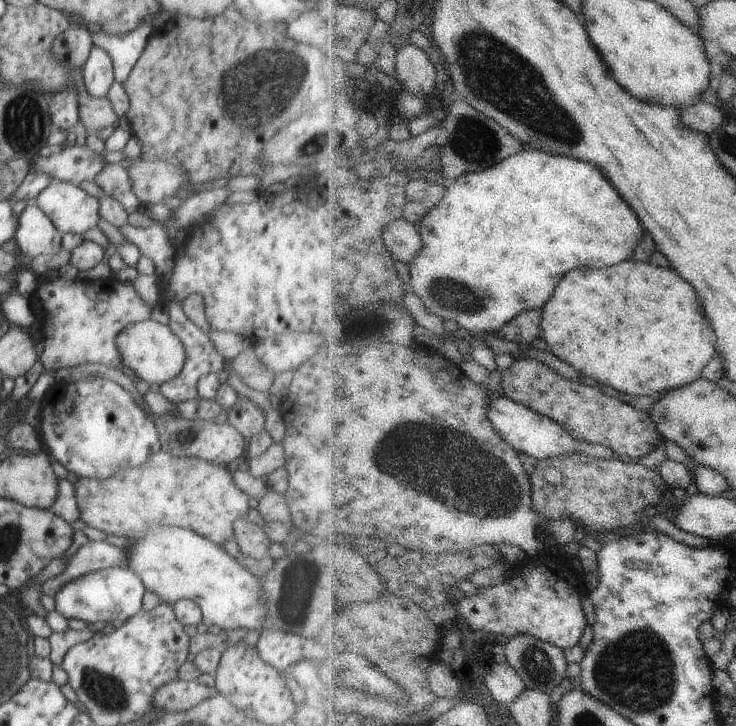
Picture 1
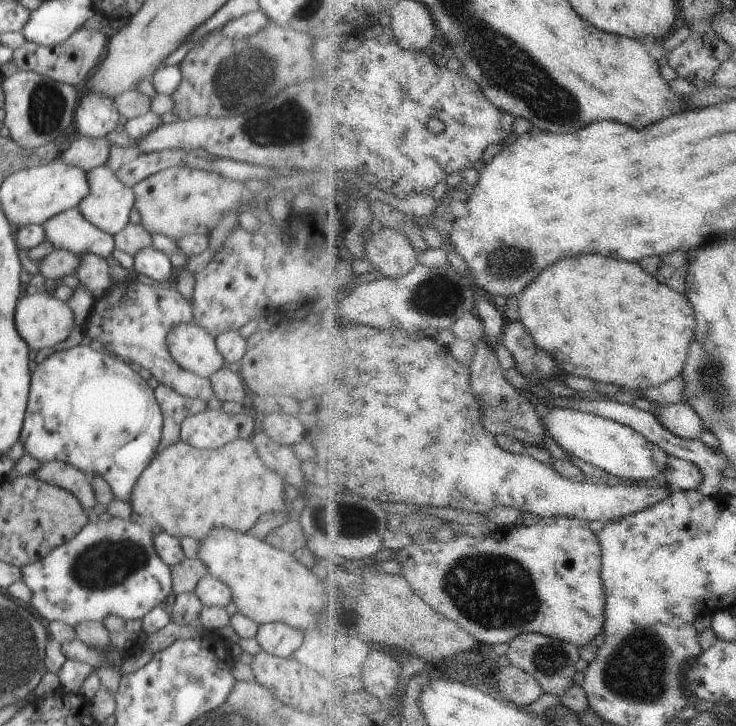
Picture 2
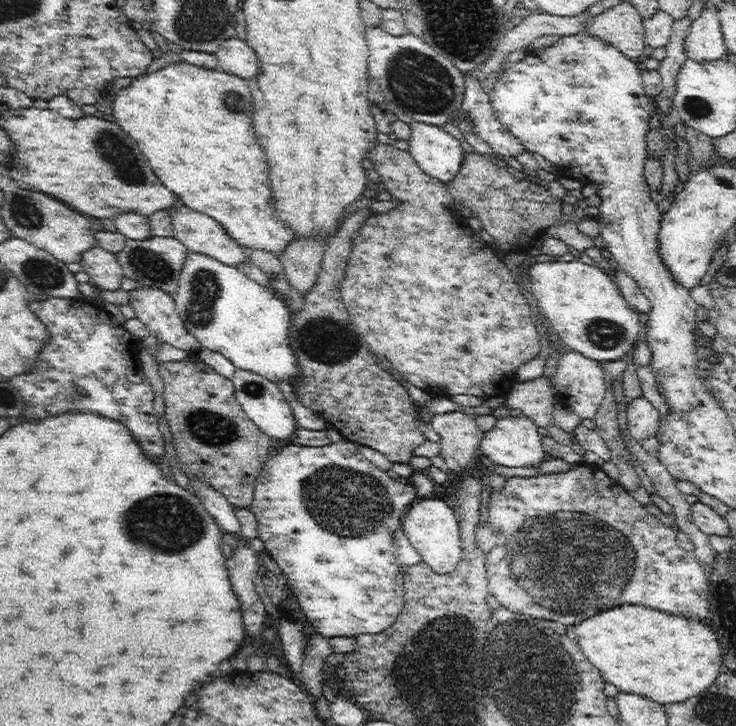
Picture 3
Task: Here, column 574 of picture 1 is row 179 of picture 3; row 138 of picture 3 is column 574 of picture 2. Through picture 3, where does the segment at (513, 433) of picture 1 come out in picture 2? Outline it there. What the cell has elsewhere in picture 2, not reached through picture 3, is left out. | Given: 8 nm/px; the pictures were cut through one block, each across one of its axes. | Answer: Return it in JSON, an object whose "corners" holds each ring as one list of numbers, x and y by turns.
{"corners":[[552,407,543,414,547,434,566,452,584,459,622,480,663,478,672,457,658,443,648,440,638,429,602,415,572,407]]}

